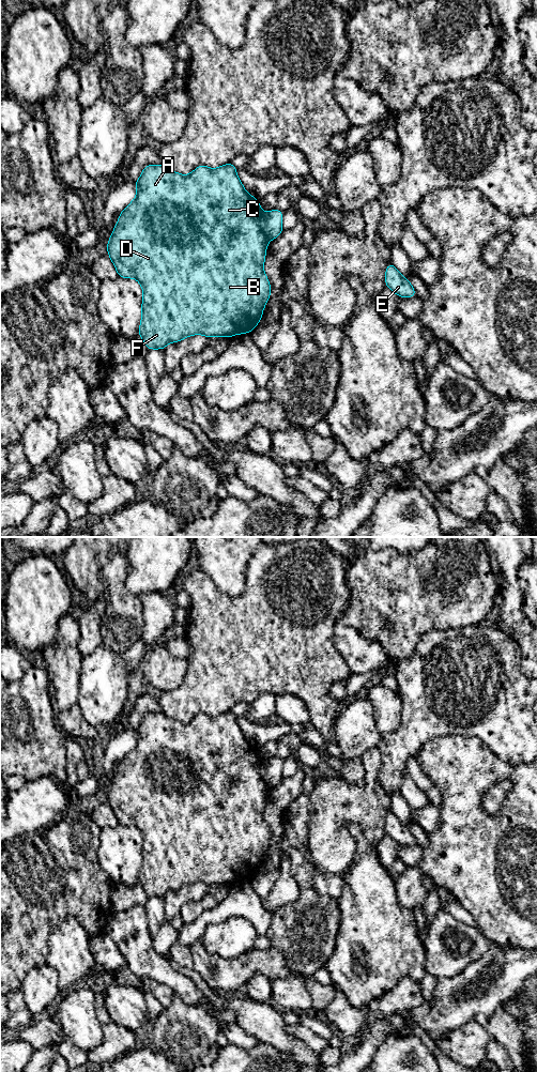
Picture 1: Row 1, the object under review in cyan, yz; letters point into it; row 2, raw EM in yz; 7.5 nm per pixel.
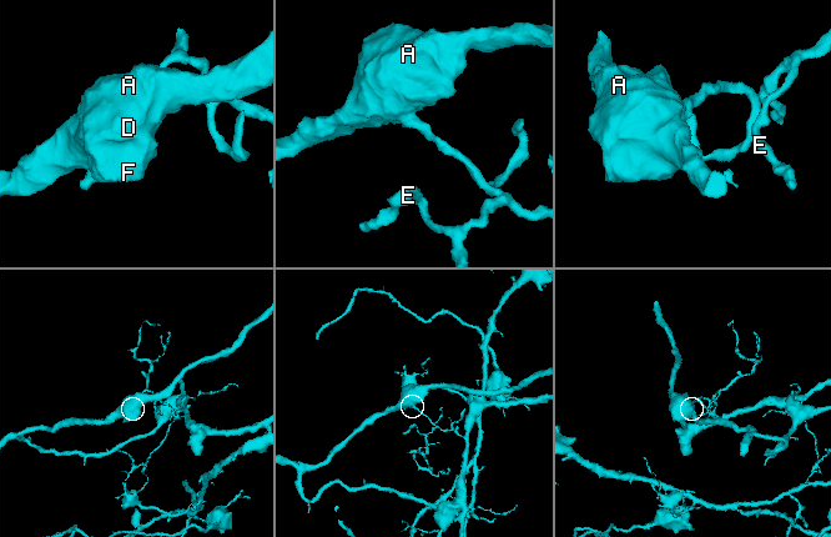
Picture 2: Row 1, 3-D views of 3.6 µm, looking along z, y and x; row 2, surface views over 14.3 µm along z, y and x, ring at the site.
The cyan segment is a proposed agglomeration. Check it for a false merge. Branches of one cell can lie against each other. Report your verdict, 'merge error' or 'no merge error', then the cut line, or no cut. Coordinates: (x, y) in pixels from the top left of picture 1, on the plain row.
merge error | yz (262, 760), (260, 776), (269, 787)

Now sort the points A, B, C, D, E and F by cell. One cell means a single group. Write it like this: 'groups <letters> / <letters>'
groups A B C D F / E

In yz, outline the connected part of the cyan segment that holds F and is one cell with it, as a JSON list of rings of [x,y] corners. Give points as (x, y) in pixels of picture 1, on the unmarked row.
[[[232,710],[223,713],[217,717],[199,713],[191,721],[183,723],[169,718],[164,713],[147,713],[135,731],[135,735],[137,744],[120,761],[117,774],[113,776],[107,791],[107,798],[109,806],[116,814],[118,824],[121,826],[135,826],[142,834],[142,863],[138,882],[143,887],[145,895],[149,898],[164,898],[170,890],[179,890],[188,884],[197,882],[208,886],[213,884],[230,886],[233,883],[251,880],[256,873],[260,871],[264,854],[271,843],[271,832],[263,818],[268,787],[260,774],[260,766],[263,760],[259,749],[244,737],[242,730],[236,723],[236,715]]]

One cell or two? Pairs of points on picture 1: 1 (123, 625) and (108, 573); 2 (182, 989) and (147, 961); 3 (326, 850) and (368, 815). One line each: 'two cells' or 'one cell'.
1: one cell
2: one cell
3: one cell

